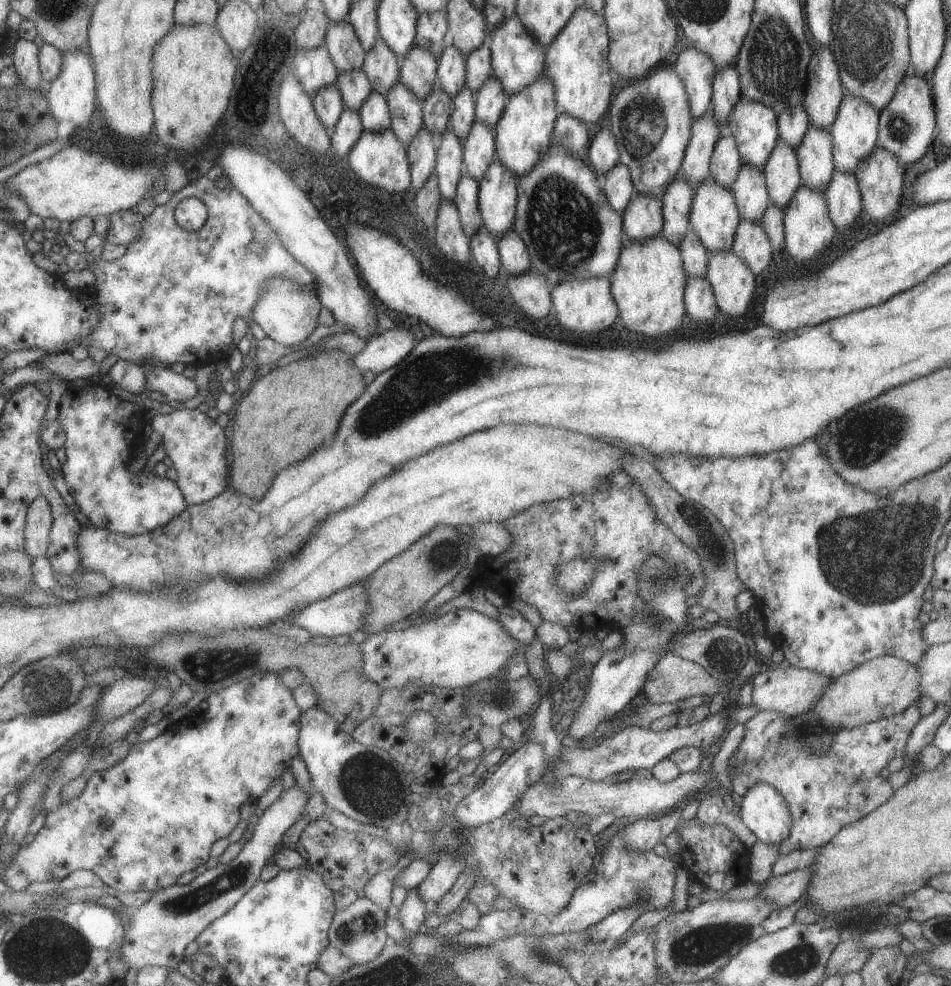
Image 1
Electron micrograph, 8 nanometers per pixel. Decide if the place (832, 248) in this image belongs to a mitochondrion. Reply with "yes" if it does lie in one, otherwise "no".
no

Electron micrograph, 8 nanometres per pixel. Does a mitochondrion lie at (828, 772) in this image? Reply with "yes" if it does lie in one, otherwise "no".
yes

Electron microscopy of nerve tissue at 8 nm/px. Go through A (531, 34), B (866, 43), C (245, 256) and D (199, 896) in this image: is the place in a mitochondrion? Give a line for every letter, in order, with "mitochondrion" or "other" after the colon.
A: other
B: mitochondrion
C: mitochondrion
D: mitochondrion

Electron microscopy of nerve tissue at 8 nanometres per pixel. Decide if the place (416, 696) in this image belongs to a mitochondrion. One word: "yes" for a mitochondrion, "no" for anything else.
no

